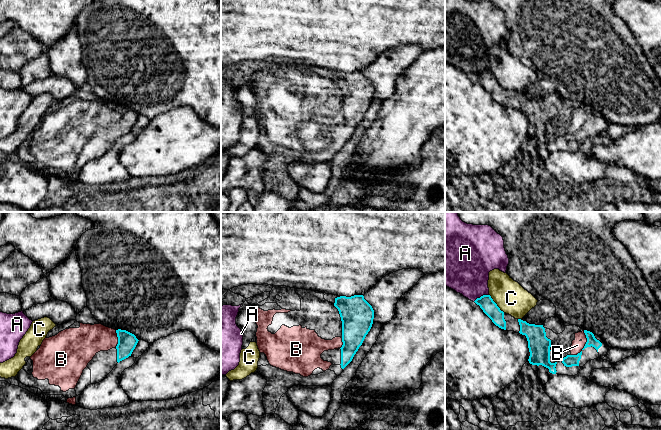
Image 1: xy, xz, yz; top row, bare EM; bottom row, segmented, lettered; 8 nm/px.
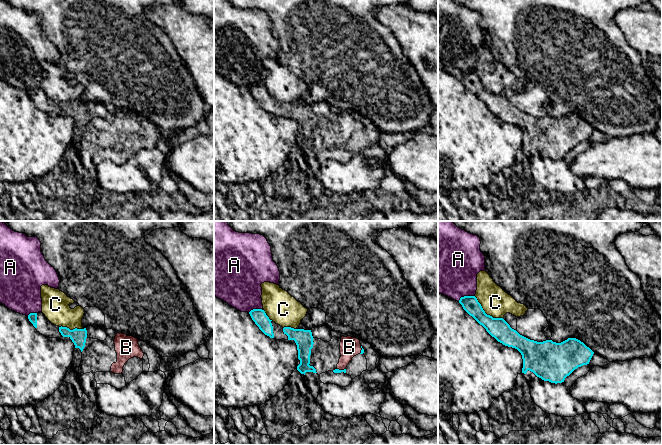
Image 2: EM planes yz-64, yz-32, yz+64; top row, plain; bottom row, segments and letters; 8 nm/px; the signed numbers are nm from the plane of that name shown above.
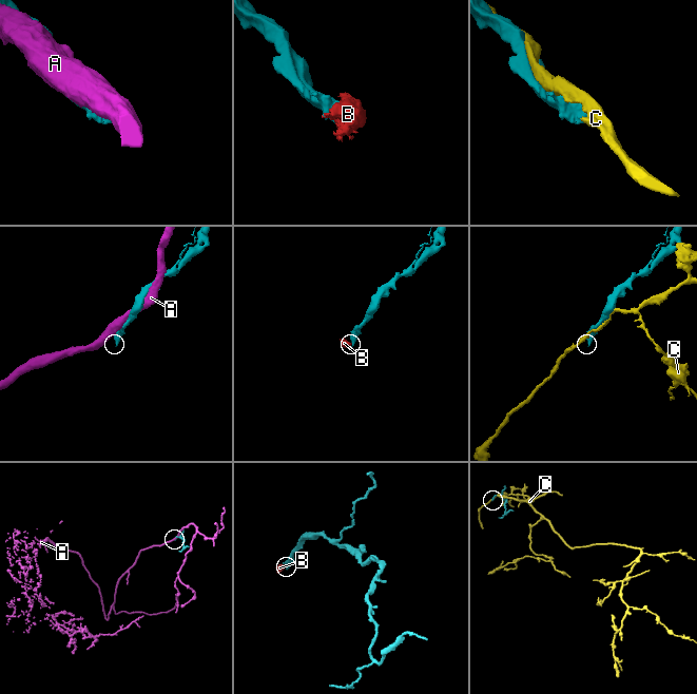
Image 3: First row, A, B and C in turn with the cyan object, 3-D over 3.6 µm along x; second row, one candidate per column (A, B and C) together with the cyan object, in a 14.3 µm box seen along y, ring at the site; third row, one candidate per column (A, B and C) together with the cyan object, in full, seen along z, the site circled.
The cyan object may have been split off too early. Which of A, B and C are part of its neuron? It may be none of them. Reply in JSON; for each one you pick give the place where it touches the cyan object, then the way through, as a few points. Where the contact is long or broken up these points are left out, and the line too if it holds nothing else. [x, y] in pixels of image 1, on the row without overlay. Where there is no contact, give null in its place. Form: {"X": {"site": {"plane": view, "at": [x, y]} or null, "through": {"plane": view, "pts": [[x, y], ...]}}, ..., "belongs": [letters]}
{"B": {"site": {"plane": "yz", "at": [584, 122]}, "through": {"plane": "yz", "pts": [[591, 116], [584, 122], [577, 121]]}}, "belongs": ["B"]}

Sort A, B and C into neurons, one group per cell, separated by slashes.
A / B / C

